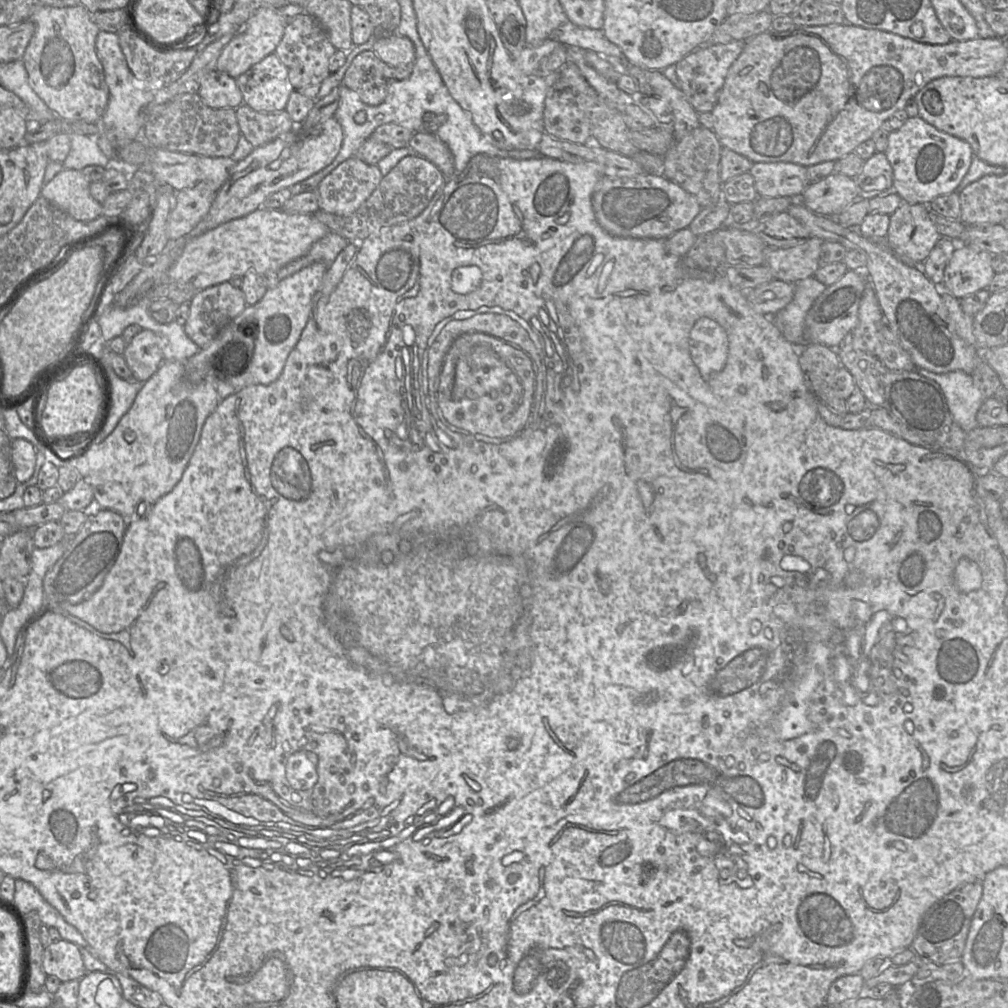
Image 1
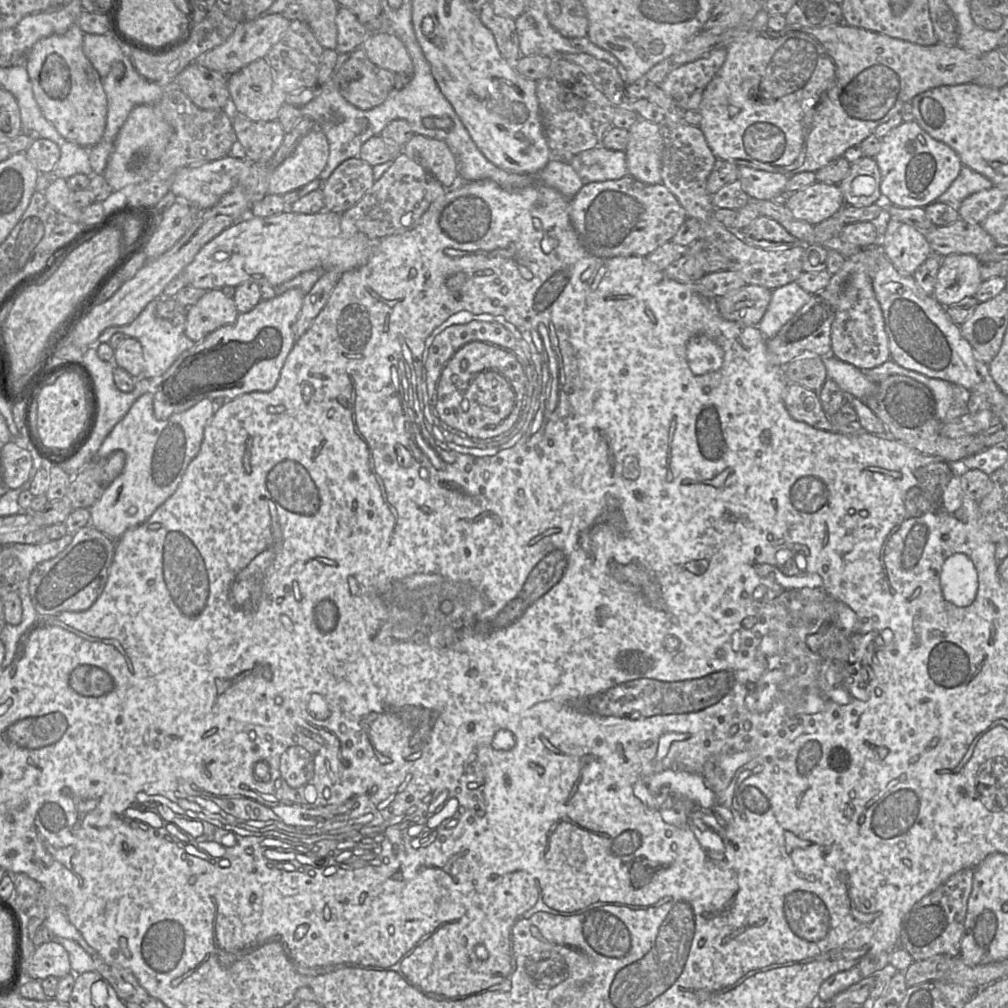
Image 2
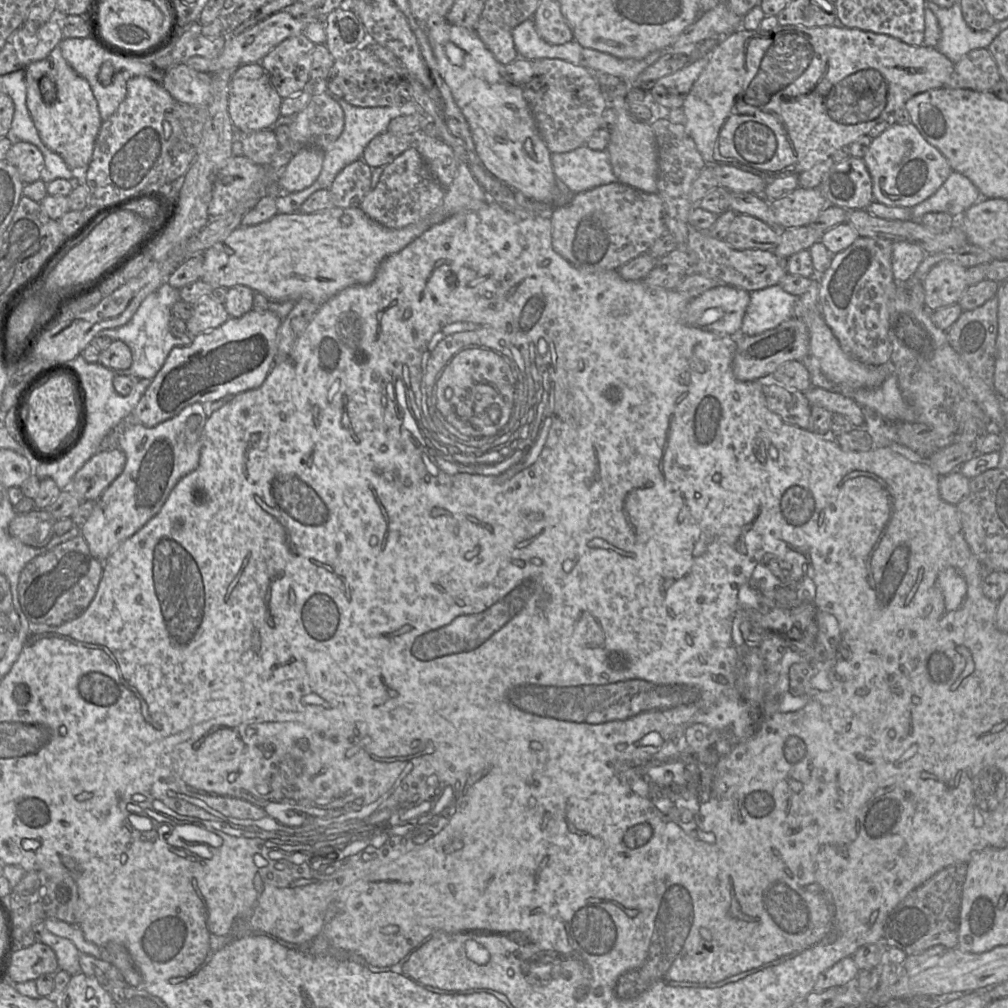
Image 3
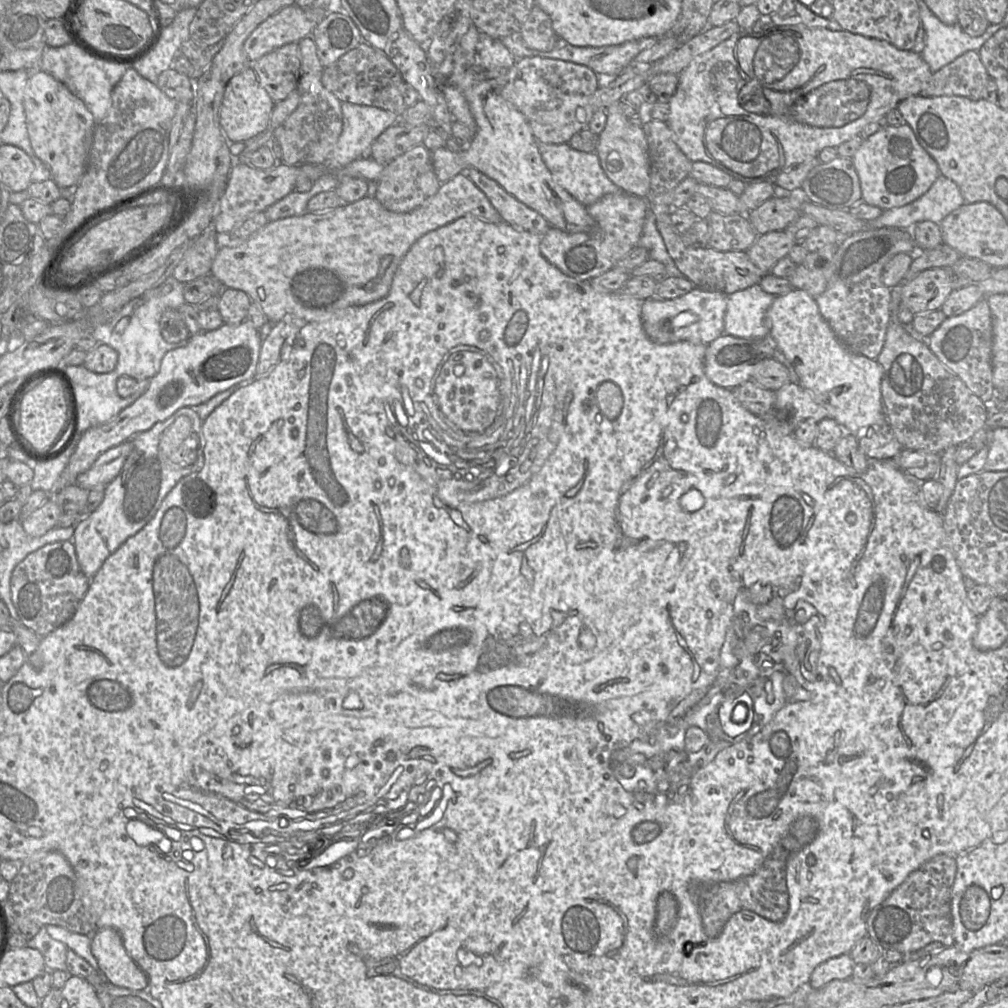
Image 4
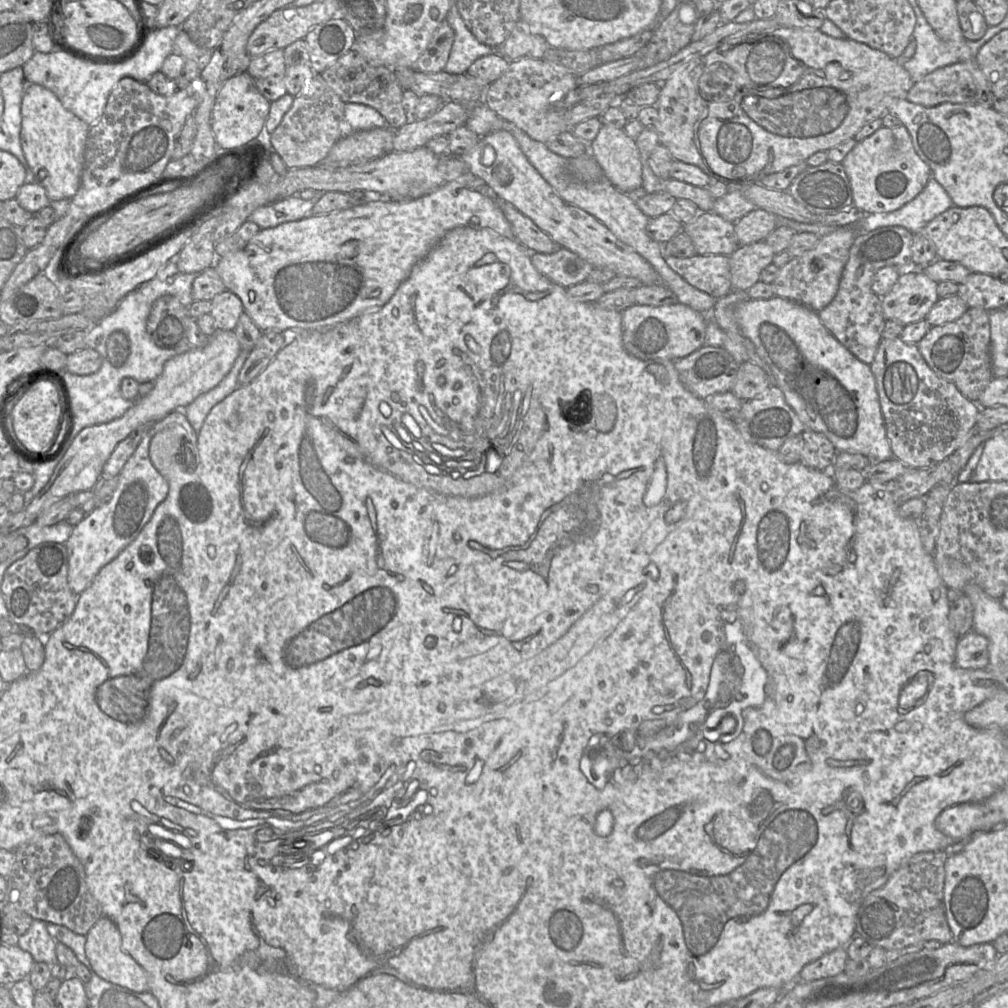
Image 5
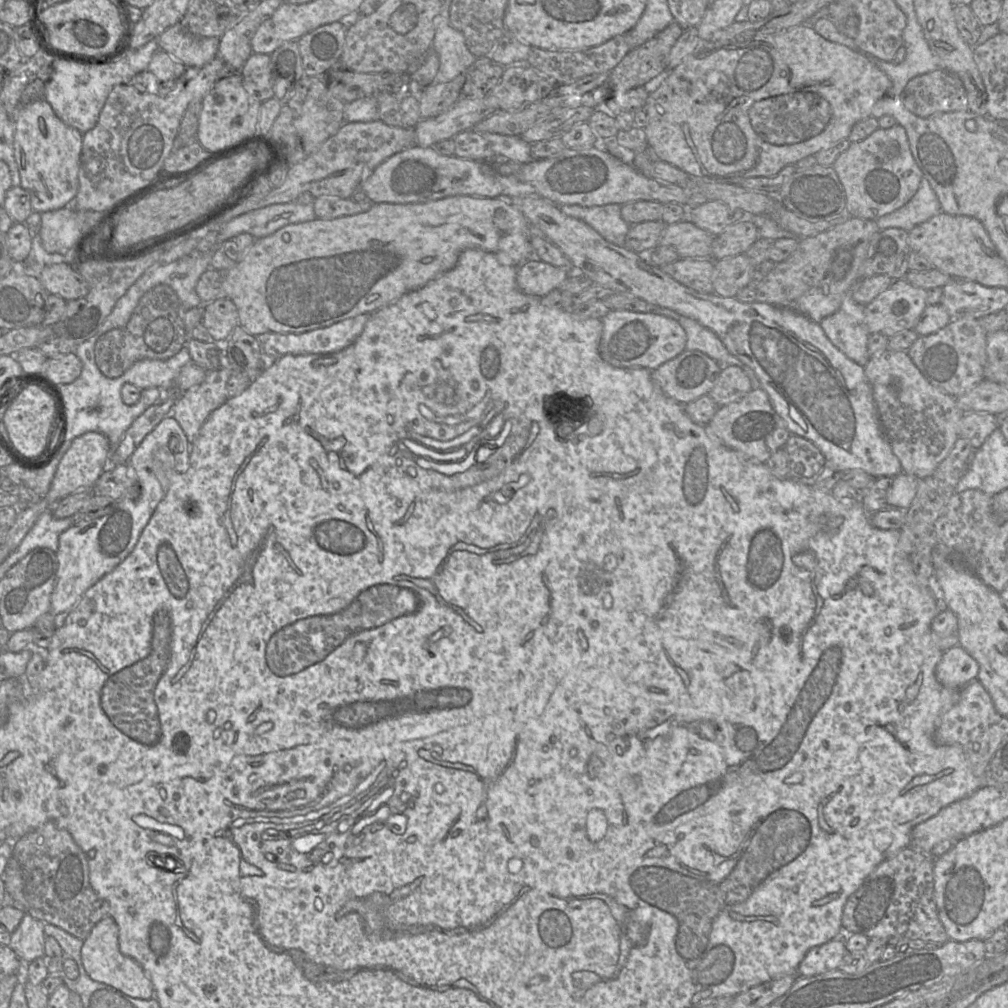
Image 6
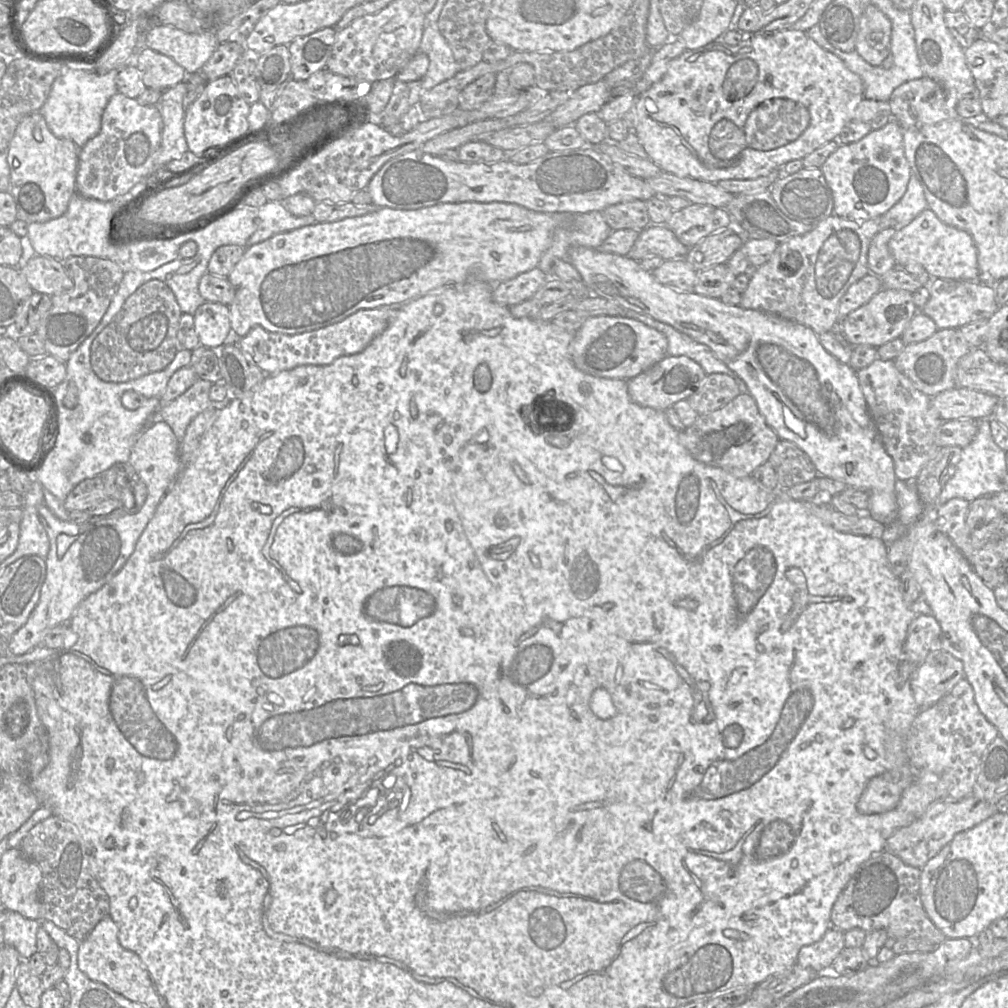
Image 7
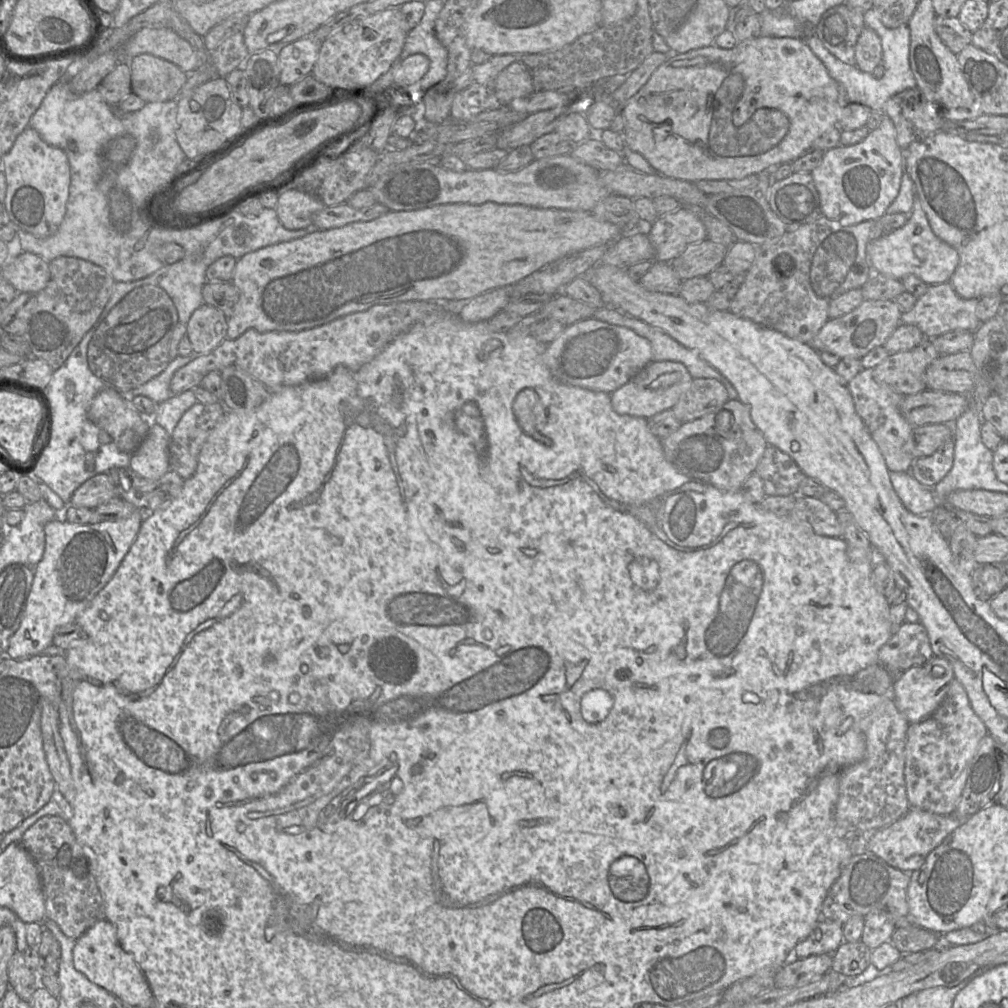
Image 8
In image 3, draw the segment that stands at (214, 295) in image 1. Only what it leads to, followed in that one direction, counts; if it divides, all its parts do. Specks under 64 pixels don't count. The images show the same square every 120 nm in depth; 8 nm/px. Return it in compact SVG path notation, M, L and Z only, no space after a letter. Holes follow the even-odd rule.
M211 296L201 299L193 306L193 314L186 321L187 332L192 336L217 328L230 317L224 304L216 302Z

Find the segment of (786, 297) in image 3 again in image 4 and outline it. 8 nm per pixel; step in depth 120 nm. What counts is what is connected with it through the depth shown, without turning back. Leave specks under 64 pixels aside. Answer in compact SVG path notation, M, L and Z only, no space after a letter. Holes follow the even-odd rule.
M756 284L727 296L724 334L745 339L760 339L769 334L766 312L773 296Z

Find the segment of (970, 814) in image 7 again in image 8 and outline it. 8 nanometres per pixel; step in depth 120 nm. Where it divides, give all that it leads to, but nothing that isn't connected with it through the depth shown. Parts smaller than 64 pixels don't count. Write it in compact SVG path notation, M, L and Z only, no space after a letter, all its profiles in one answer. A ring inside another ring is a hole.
M911 808L898 821L870 833L869 837L866 837L866 851L882 858L894 868L904 872L913 872L919 869L930 852L938 847L963 822L965 821L960 821L953 814L939 815Z

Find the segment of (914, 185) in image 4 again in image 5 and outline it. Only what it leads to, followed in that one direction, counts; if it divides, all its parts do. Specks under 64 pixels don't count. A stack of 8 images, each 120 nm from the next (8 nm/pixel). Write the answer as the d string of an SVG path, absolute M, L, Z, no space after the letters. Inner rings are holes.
M905 126L881 127L859 141L841 162L850 181L853 206L866 215L895 211L914 199L932 177L930 167L917 155Z

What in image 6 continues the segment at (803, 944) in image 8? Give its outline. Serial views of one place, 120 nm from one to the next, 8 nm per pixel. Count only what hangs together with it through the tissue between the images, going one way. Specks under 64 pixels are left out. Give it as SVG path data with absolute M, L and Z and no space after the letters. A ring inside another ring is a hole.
M844 933L811 948L797 968L797 976L812 977L836 970L846 953Z

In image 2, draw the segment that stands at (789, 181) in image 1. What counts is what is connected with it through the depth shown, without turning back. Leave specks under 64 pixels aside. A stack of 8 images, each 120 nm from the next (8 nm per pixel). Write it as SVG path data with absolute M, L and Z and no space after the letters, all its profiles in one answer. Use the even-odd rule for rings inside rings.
M738 166L738 178L750 199L774 200L782 197L788 177L773 172Z

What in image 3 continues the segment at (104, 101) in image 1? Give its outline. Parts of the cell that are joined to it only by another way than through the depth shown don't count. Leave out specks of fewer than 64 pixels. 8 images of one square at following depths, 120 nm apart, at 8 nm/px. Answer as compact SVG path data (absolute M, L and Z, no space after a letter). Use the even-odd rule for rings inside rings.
M58 45L46 58L35 61L25 68L25 81L26 105L41 141L60 155L70 169L85 171L92 159L95 141L102 125L98 104L87 80L71 68Z

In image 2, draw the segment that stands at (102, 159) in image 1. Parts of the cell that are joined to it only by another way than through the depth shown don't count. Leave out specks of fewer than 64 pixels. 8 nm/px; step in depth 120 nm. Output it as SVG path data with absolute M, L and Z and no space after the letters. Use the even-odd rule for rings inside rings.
M58 134L65 142L59 146L61 156L52 170L54 178L67 179L75 174L94 174L89 161L89 149L70 142Z

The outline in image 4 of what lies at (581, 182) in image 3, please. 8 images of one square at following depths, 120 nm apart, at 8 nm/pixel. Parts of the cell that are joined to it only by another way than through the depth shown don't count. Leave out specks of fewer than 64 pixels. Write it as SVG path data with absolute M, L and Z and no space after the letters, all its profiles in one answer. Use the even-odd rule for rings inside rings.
M538 142L542 160L550 171L554 181L585 207L593 204L606 194L621 192L604 173L595 152L583 152L573 149L567 143L546 144Z

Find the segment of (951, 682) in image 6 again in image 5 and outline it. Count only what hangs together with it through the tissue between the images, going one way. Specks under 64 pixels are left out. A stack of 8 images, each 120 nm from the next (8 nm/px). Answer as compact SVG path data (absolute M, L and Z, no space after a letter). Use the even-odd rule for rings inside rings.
M970 631L959 638L956 647L956 664L963 669L984 669L989 665L989 641Z

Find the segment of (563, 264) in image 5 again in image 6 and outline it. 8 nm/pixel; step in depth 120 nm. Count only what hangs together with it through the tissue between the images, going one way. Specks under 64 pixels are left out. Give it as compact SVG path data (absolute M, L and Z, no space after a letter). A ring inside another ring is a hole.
M532 257L518 267L516 283L523 293L541 297L558 289L572 271Z

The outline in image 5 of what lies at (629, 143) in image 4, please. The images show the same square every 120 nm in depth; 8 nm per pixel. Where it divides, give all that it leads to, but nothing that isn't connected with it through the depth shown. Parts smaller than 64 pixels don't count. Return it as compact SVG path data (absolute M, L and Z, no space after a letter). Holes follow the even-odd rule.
M602 124L590 143L590 153L600 165L604 179L626 194L642 190L642 164L633 138L623 128Z

